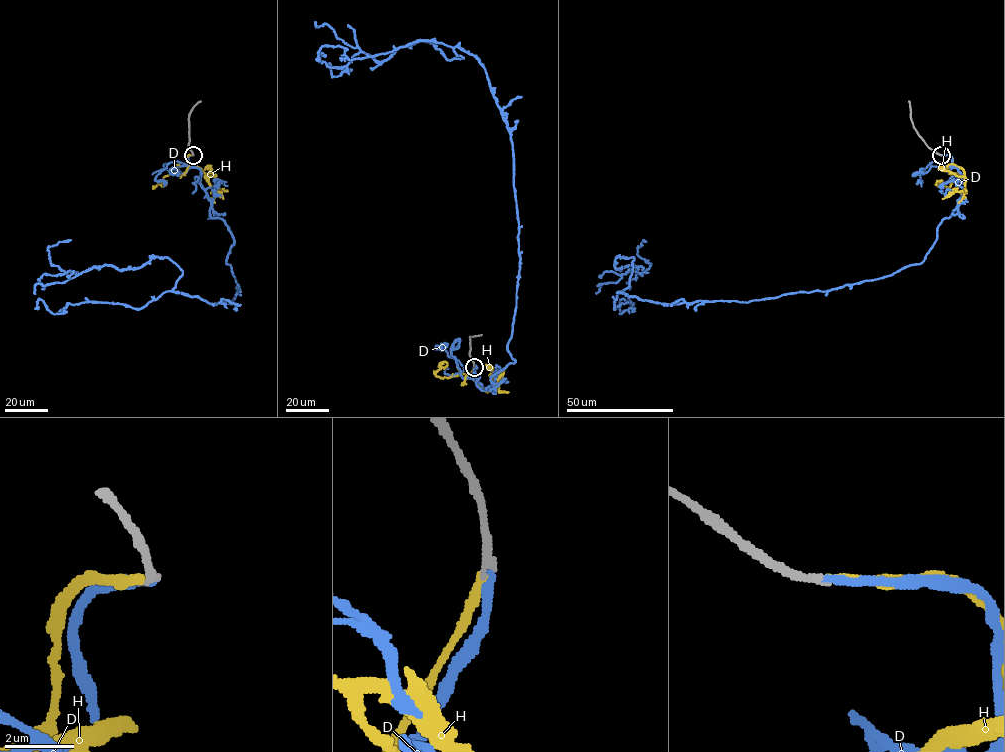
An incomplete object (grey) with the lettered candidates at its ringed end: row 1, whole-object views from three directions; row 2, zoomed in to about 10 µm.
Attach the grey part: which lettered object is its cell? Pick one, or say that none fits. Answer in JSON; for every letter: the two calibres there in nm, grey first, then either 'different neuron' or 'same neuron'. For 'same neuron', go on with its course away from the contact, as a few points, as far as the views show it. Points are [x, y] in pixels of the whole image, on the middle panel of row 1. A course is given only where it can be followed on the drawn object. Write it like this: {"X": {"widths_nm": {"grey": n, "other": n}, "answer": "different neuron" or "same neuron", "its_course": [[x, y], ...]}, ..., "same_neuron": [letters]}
{"D": {"widths_nm": {"grey": 190, "other": 240}, "answer": "same neuron", "its_course": [[474, 367], [485, 390], [515, 360], [511, 131], [457, 47], [329, 63], [352, 69]]}, "H": {"widths_nm": {"grey": 190, "other": 280}, "answer": "different neuron"}, "same_neuron": ["D"]}

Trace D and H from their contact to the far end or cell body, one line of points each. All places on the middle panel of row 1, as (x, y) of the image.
D: (474, 367), (485, 390), (515, 360), (511, 131), (457, 47), (329, 63), (352, 69)
H: (474, 367), (466, 377), (469, 374), (483, 389), (492, 391), (499, 387), (498, 377), (503, 373), (503, 368)

